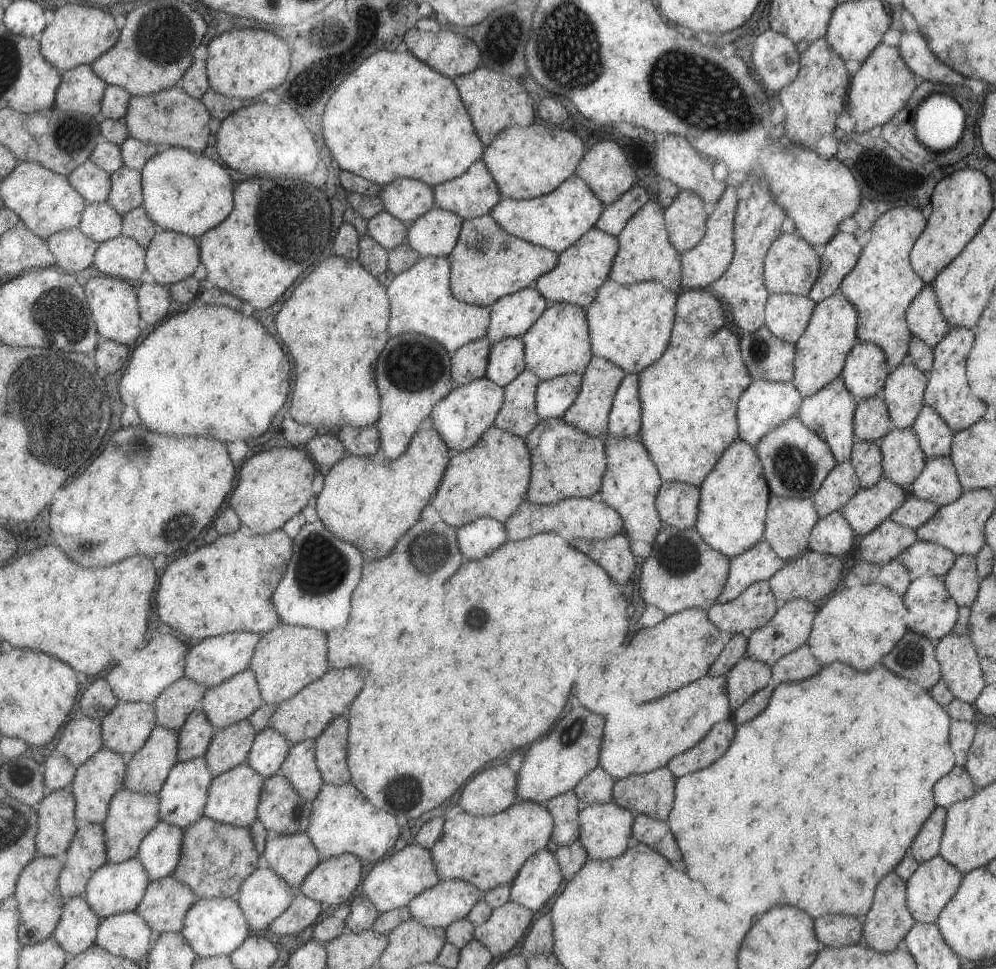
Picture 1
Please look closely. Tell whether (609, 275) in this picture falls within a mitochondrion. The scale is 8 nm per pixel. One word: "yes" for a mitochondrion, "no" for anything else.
no

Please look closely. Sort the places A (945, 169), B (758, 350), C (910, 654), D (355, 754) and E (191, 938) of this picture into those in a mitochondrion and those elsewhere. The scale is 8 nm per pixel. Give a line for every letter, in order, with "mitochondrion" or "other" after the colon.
A: other
B: mitochondrion
C: mitochondrion
D: other
E: other

